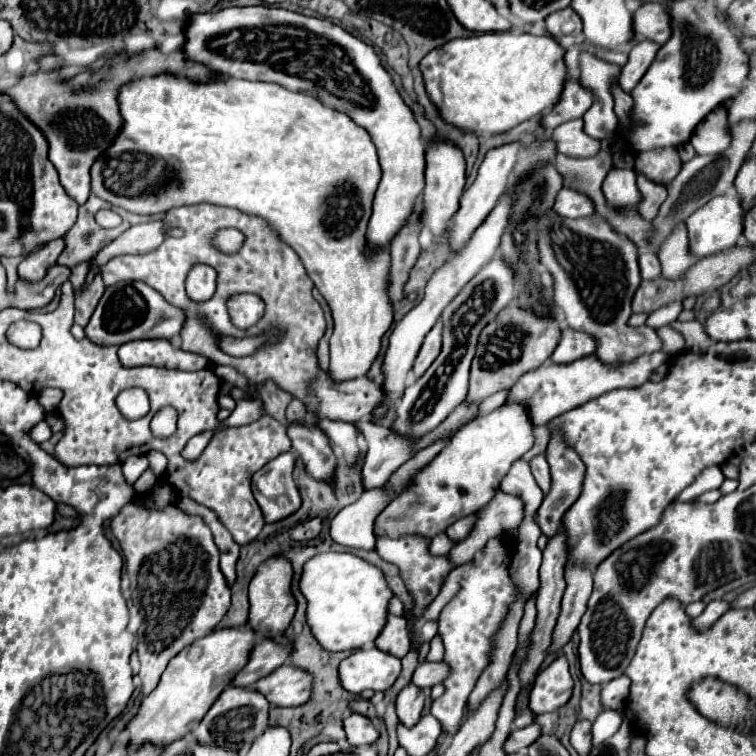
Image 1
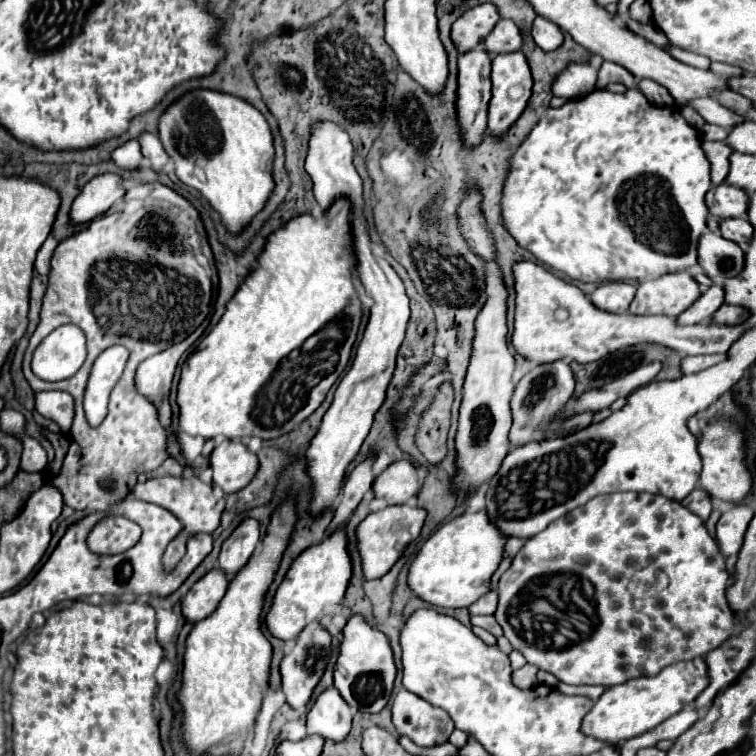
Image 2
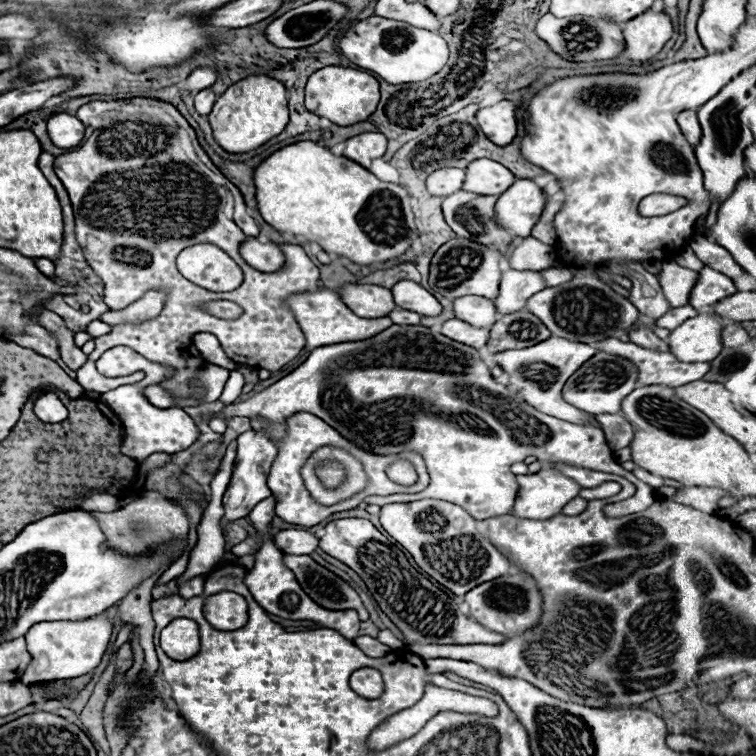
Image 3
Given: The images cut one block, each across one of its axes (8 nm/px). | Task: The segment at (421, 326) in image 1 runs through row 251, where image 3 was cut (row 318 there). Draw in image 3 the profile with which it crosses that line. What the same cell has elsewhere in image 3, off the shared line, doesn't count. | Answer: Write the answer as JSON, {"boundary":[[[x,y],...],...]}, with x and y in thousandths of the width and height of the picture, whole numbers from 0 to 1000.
{"boundary":[[[608,392],[601,397],[601,413],[603,421],[611,421],[614,426],[622,426],[632,434],[648,434],[659,423],[659,413],[653,405],[653,397],[638,394],[638,392]]]}

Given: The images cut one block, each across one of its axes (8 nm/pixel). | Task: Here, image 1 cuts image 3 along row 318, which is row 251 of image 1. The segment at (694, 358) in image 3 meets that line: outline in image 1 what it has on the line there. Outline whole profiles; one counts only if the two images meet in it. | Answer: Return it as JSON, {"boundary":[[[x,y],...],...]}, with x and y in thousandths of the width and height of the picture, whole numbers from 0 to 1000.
{"boundary":[[[947,259],[929,275],[923,275],[907,291],[910,299],[910,317],[913,317],[913,336],[918,341],[934,341],[960,328],[968,328],[979,310],[981,310],[981,272],[976,270],[976,259]]]}

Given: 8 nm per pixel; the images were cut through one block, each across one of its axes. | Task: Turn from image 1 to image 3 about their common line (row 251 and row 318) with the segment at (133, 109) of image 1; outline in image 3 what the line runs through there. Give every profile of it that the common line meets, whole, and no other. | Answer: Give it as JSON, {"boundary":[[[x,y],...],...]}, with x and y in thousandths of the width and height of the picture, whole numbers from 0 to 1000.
{"boundary":[[[418,378],[413,386],[399,386],[399,389],[386,389],[378,394],[378,405],[386,410],[392,426],[397,429],[402,444],[405,444],[405,458],[402,463],[410,466],[423,458],[434,455],[450,455],[450,452],[471,452],[471,450],[484,450],[505,437],[519,431],[519,423],[513,418],[508,421],[476,421],[471,418],[447,392],[447,386],[431,381],[431,378]]]}

